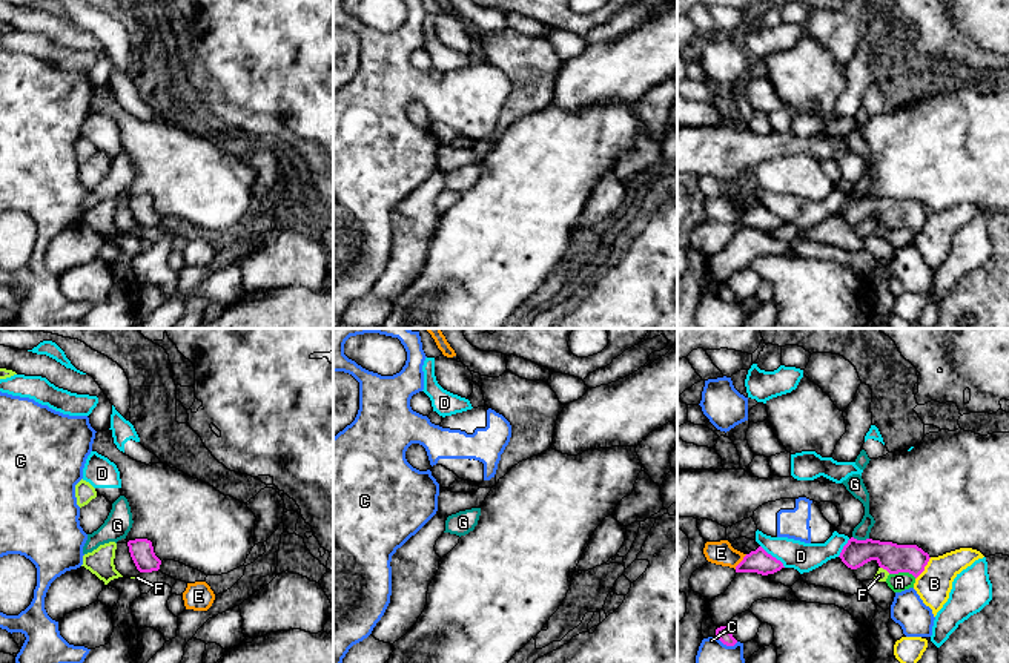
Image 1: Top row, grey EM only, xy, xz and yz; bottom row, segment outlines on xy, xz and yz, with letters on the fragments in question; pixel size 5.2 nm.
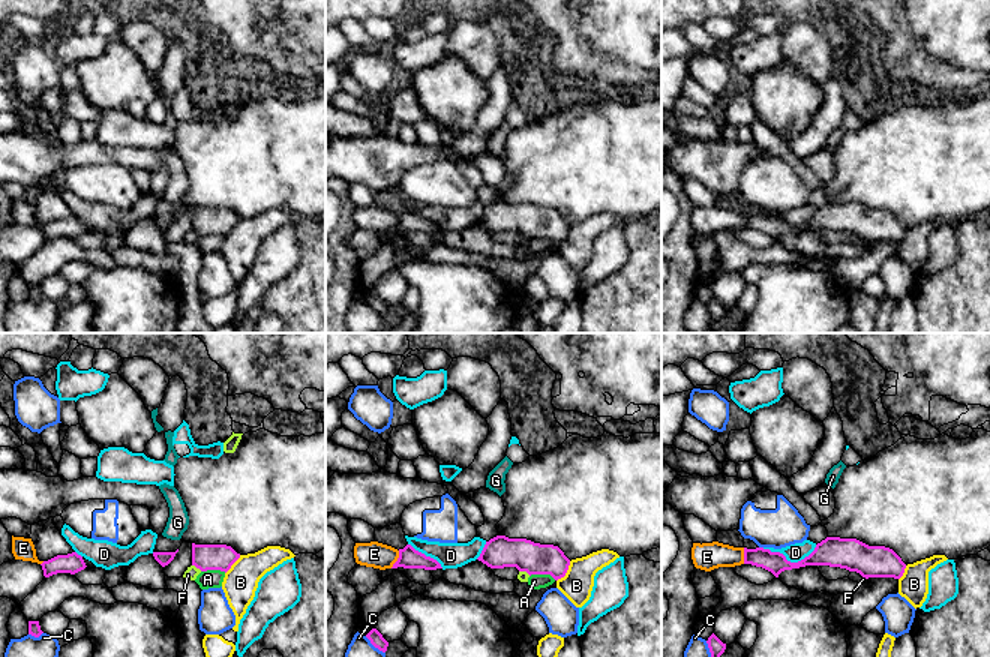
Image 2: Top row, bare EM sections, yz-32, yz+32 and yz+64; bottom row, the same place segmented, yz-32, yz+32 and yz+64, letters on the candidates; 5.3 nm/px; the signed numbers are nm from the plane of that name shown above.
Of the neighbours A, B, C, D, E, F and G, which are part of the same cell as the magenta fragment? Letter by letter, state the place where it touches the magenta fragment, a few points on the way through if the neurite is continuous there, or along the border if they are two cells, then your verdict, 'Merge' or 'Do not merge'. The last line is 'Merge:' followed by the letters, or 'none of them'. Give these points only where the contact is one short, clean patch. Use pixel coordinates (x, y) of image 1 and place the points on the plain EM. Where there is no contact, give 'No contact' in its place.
A: Touches magenta at yz (903, 227). Boundary: yz (889, 229), (911, 229), (916, 234). Do not merge
B: Touches magenta at yz (923, 224). Do not merge
C: Touches magenta at yz (727, 301). Do not merge
D: Touches magenta at yz (771, 212). Do not merge
E: Touches magenta at yz (741, 218). Do not merge
F: Touches magenta at yz (885, 224). Boundary: yz (880, 223), (889, 229). Do not merge
G: Touches magenta at yz (860, 197). Boundary: yz (853, 192), (868, 195). Do not merge
Merge: none of them

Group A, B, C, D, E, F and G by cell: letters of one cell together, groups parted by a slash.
A G / B / C / D / E / F

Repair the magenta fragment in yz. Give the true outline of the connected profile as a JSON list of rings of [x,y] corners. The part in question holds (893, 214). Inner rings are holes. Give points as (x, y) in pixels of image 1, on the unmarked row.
[[[854,193],[848,196],[839,213],[851,226],[875,216],[889,230],[909,229],[915,235],[925,227],[931,215],[917,201],[897,201],[872,195],[857,196]]]

